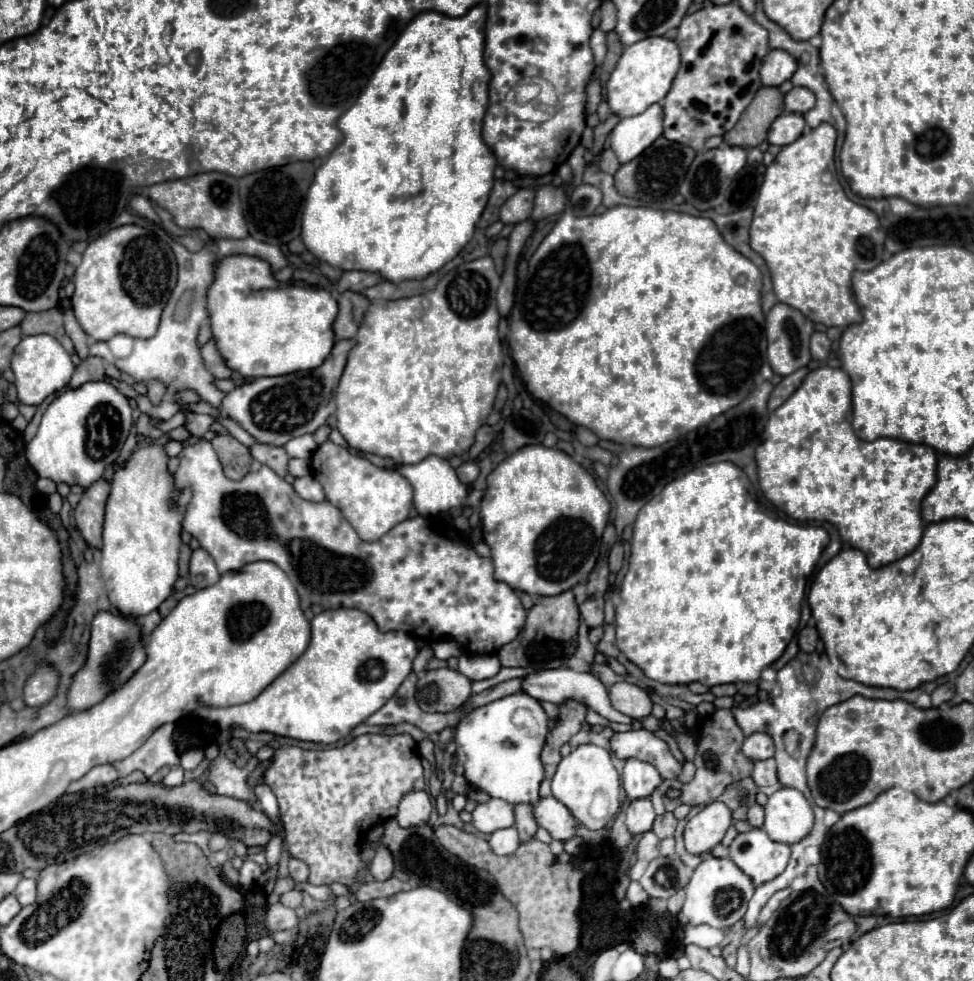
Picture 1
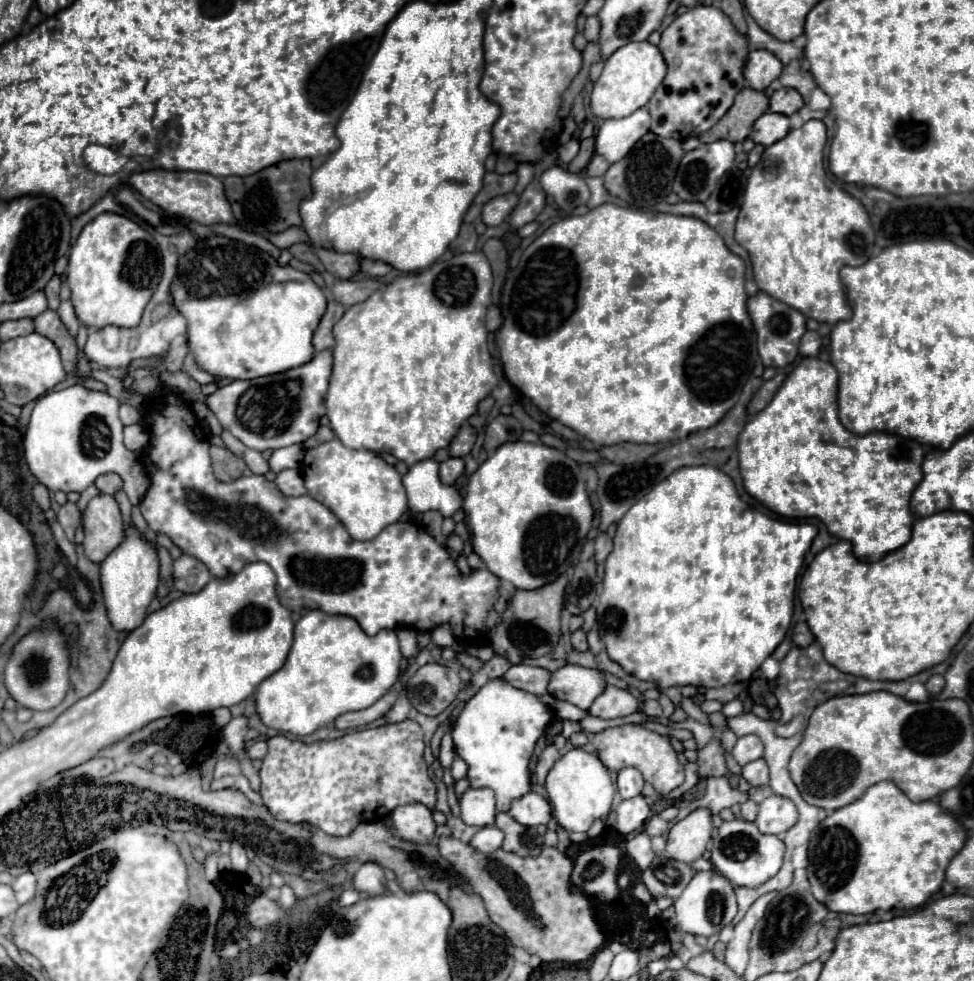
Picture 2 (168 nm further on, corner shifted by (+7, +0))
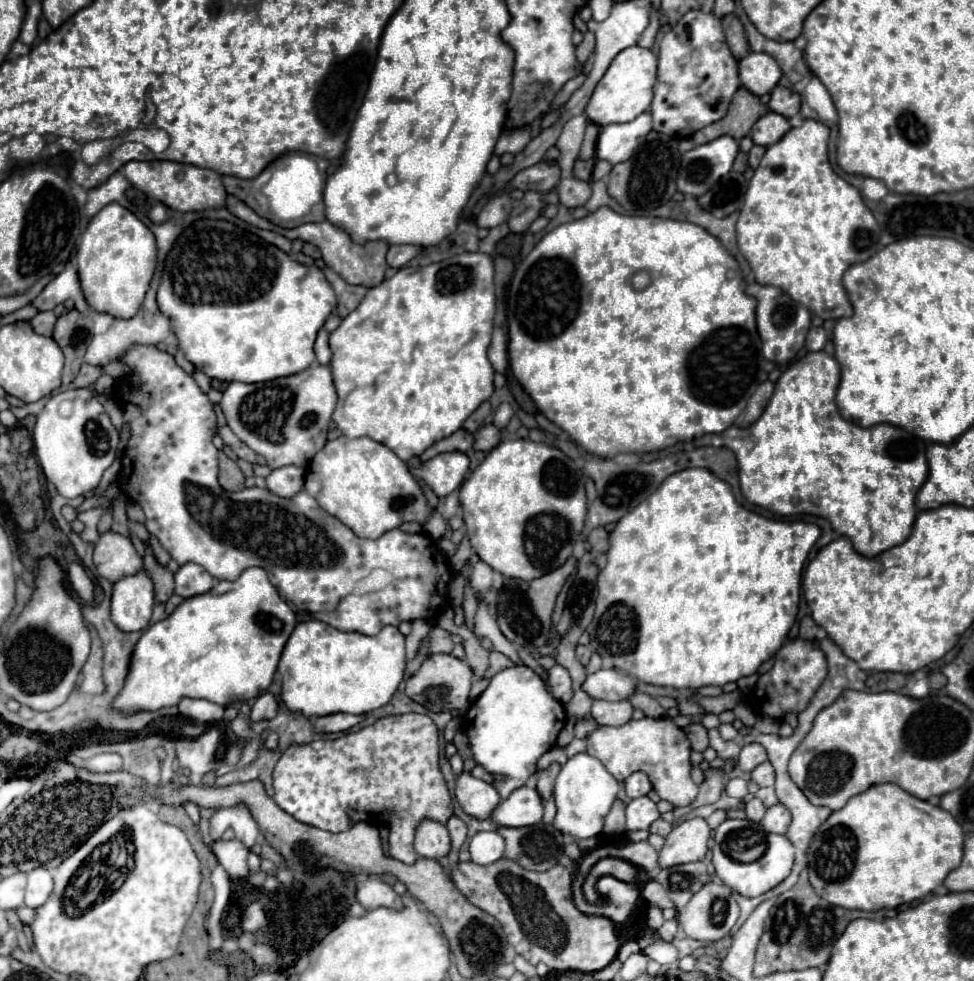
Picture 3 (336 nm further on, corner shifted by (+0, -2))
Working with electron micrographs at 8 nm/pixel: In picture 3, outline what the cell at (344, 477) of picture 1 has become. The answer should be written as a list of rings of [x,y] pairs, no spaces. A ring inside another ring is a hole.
[[[339,436],[337,440],[327,442],[309,464],[305,492],[329,514],[349,526],[359,538],[369,540],[375,540],[409,520],[423,524],[431,510],[407,464],[387,446],[371,438],[351,440]]]

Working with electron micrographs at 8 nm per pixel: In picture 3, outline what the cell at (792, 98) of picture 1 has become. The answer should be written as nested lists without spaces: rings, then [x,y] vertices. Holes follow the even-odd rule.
[[[775,86],[771,92],[771,100],[769,100],[769,108],[785,118],[791,118],[799,112],[801,108],[801,96],[785,86]]]

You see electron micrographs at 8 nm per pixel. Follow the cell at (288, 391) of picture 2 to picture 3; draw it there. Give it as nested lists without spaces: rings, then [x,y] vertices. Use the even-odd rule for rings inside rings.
[[[313,364],[299,374],[275,378],[261,384],[231,382],[223,392],[219,406],[225,414],[227,426],[235,432],[235,436],[259,456],[265,456],[271,468],[289,464],[305,468],[327,442],[335,402],[337,394],[333,386],[331,366]]]

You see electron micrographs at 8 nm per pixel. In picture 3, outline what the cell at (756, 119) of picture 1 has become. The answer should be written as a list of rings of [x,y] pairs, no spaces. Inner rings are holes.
[[[739,88],[737,94],[733,96],[733,102],[729,106],[729,112],[723,120],[699,130],[693,134],[693,142],[695,144],[707,144],[723,134],[741,140],[751,132],[751,126],[765,114],[765,104],[761,104],[761,100],[751,94],[747,88]]]

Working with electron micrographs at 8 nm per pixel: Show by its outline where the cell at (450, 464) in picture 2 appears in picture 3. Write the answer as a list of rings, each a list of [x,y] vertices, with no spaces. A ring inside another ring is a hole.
[[[447,452],[423,462],[421,468],[411,468],[411,472],[423,478],[439,498],[445,498],[457,490],[469,474],[469,458],[463,452]]]

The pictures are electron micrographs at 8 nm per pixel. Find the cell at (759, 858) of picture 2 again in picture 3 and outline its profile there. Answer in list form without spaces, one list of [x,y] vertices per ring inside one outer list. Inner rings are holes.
[[[725,820],[717,830],[715,830],[715,844],[713,844],[713,866],[715,866],[715,874],[721,878],[721,882],[725,886],[729,886],[731,890],[739,892],[741,896],[753,898],[753,896],[761,896],[765,892],[769,892],[771,888],[775,888],[779,882],[783,882],[793,866],[793,856],[795,856],[795,848],[793,844],[779,834],[765,834],[765,852],[761,858],[757,858],[755,862],[737,862],[731,856],[725,854],[723,850],[723,840],[725,840],[725,830],[739,830],[739,828],[761,828],[759,824],[753,824],[751,820]]]

